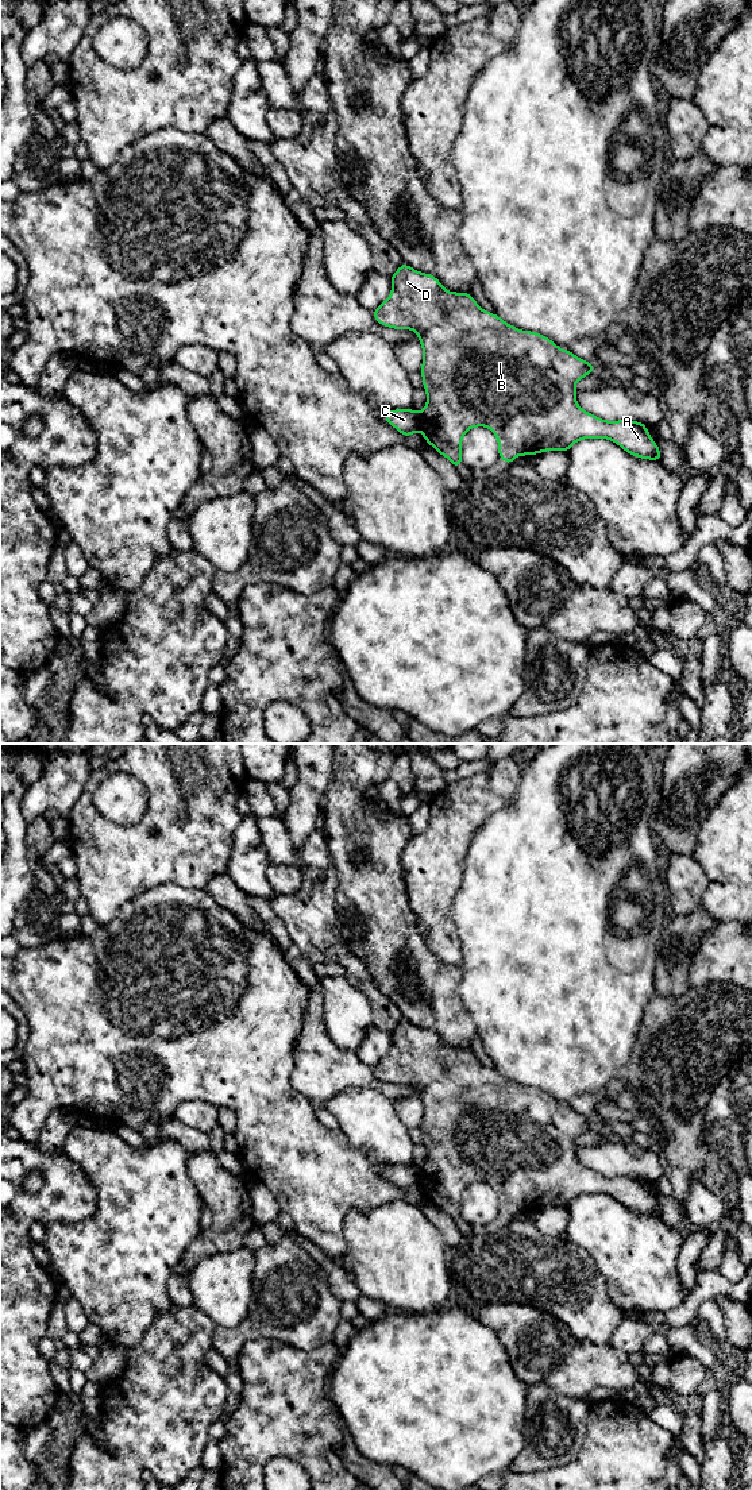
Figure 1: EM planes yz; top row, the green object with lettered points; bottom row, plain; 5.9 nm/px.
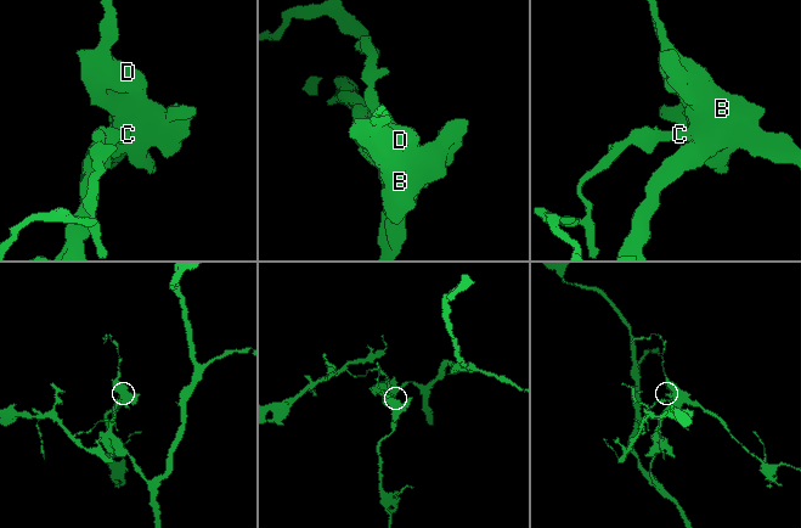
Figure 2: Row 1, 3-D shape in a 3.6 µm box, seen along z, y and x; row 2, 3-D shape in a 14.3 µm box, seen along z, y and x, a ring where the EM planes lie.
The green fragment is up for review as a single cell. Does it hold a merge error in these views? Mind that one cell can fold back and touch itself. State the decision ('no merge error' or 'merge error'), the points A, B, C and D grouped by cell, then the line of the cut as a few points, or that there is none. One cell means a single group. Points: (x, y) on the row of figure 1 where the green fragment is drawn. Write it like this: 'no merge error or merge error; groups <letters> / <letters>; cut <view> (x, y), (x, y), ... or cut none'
merge error; groups A B D / C; cut yz (419, 415), (420, 429)

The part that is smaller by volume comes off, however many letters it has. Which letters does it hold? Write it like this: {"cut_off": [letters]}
{"cut_off": ["C"]}

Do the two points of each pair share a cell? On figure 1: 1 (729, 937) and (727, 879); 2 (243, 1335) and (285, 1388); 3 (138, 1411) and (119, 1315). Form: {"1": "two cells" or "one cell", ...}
{"1": "two cells", "2": "two cells", "3": "two cells"}

